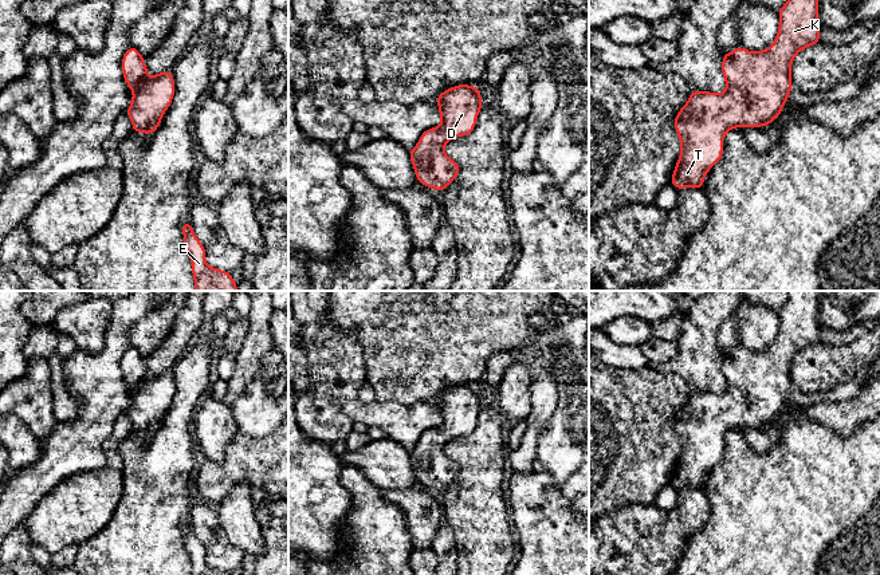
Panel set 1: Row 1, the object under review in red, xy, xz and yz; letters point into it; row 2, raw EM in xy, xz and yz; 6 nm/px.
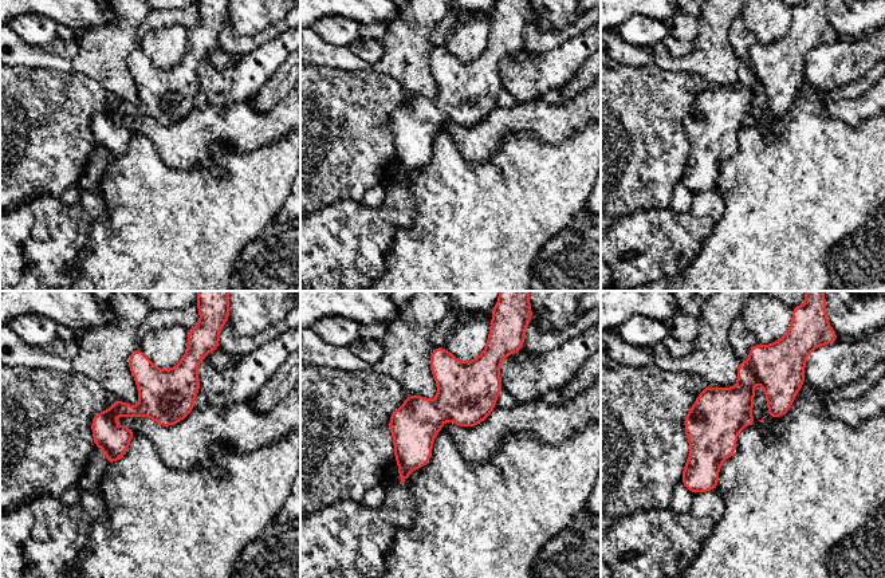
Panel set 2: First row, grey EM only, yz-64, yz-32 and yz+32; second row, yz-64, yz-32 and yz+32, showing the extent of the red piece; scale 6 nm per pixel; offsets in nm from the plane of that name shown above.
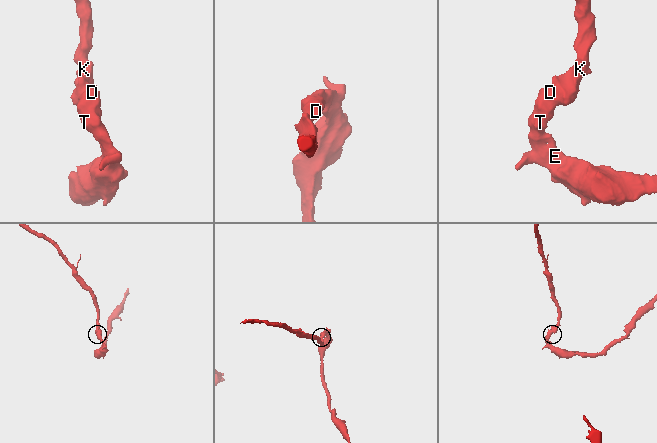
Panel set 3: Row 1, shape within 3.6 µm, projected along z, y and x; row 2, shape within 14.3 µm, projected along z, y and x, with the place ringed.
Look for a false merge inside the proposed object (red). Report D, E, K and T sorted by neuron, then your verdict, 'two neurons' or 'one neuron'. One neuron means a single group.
D E K T | one neuron

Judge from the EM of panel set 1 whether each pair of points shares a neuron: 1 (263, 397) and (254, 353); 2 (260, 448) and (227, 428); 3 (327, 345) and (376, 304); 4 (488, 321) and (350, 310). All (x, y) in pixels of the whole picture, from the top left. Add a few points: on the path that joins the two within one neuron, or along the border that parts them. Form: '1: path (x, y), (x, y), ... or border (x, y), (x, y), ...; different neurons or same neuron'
1: border (272, 347), (262, 358), (256, 374), (239, 396); different neurons
2: border (239, 430), (228, 444), (224, 459), (220, 461); different neurons
3: border (329, 304), (327, 323), (353, 330), (362, 357); different neurons
4: path (454, 318), (401, 318), (396, 312), (385, 312); same neuron

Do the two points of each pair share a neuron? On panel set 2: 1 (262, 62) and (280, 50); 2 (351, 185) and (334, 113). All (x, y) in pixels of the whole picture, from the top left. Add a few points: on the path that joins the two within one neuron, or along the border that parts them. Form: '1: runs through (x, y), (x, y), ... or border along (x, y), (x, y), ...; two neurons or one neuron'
1: runs through (266, 59), (276, 50); one neuron
2: runs through (346, 168), (334, 144), (334, 130); one neuron

